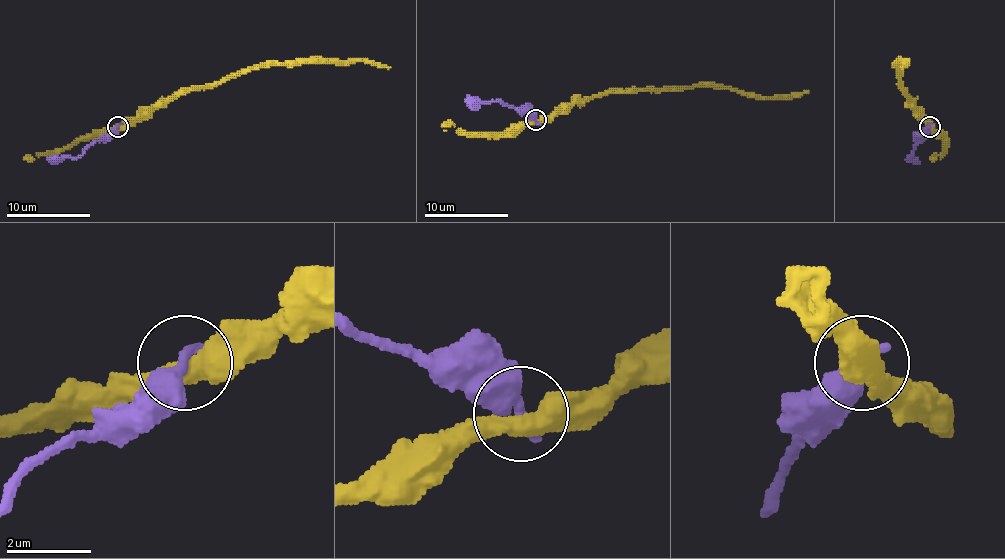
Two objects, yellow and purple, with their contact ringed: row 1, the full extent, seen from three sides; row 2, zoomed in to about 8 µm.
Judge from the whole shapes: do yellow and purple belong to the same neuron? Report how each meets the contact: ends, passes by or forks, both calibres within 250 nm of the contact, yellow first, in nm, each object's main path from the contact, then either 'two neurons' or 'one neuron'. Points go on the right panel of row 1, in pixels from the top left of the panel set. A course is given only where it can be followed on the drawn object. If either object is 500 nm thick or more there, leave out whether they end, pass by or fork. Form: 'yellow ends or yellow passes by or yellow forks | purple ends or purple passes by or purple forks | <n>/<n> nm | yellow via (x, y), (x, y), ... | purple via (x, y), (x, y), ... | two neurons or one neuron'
500/460 nm | yellow via (930, 126), (903, 92), (896, 63), (907, 61), (901, 67) | purple via (930, 126), (909, 159) | two neurons

